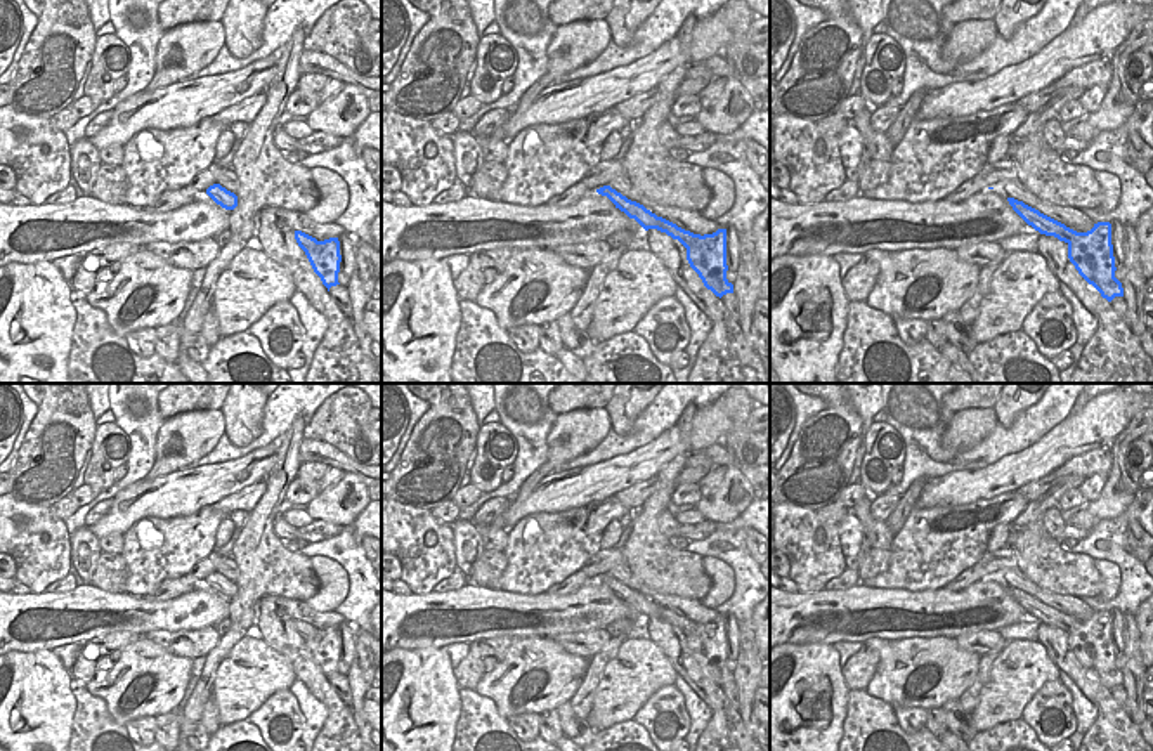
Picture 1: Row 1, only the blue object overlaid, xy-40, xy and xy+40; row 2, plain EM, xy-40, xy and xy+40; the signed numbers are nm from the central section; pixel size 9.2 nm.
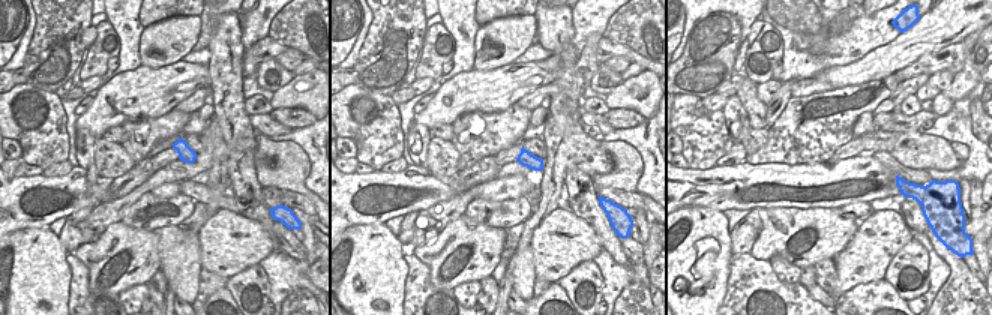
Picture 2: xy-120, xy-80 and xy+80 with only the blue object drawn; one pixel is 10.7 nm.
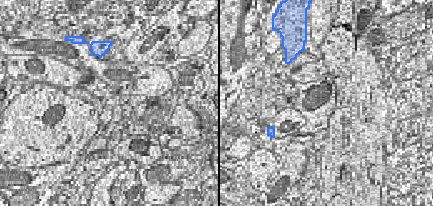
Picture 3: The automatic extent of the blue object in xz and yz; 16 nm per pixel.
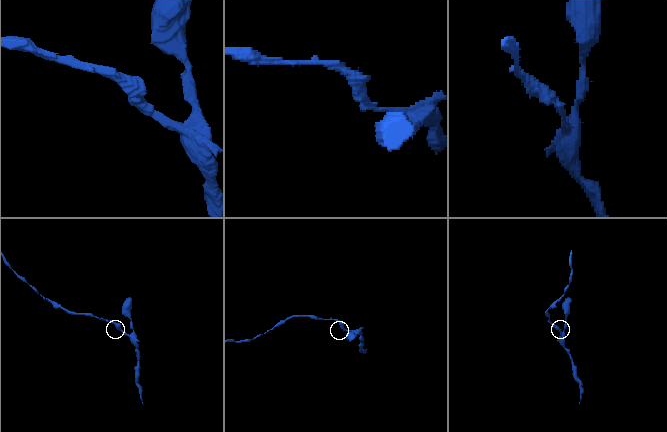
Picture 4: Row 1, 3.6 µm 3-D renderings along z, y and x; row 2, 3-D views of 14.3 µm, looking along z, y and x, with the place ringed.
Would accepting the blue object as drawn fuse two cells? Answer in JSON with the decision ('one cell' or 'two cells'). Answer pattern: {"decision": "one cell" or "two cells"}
{"decision": "two cells"}

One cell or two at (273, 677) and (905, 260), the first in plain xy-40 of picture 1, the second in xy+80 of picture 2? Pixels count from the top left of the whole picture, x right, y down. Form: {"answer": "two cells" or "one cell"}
{"answer": "two cells"}

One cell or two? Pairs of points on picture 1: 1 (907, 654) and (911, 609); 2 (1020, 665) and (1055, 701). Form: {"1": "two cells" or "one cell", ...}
{"1": "two cells", "2": "two cells"}

